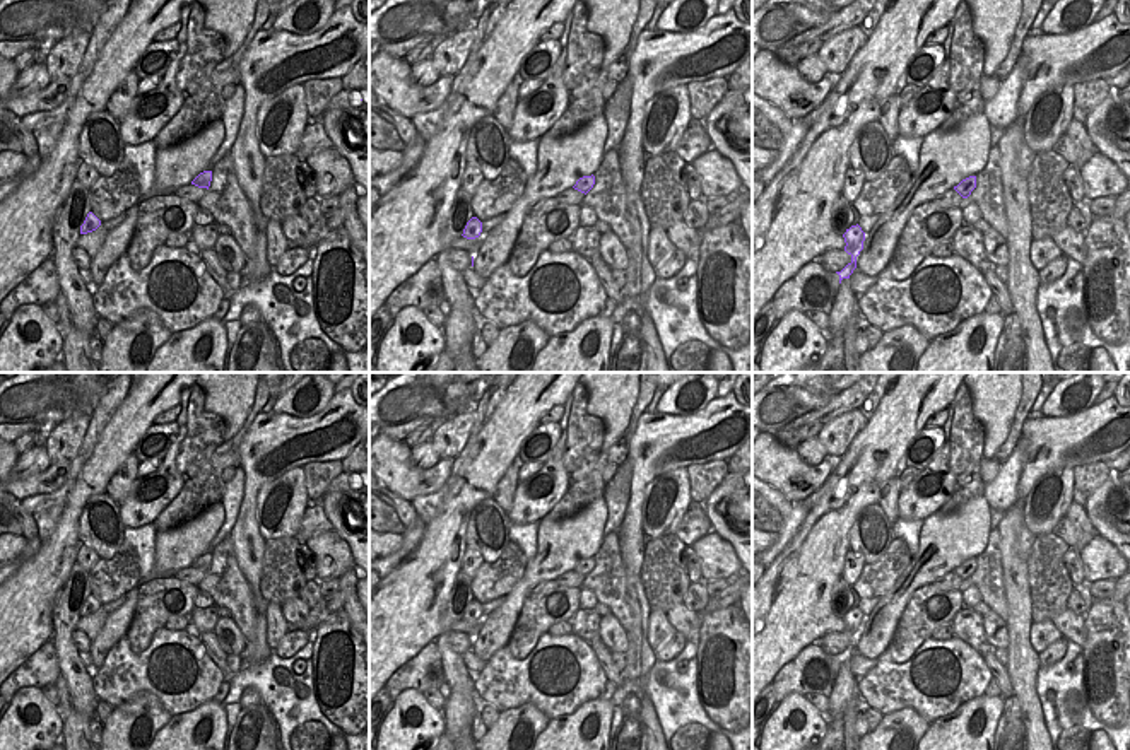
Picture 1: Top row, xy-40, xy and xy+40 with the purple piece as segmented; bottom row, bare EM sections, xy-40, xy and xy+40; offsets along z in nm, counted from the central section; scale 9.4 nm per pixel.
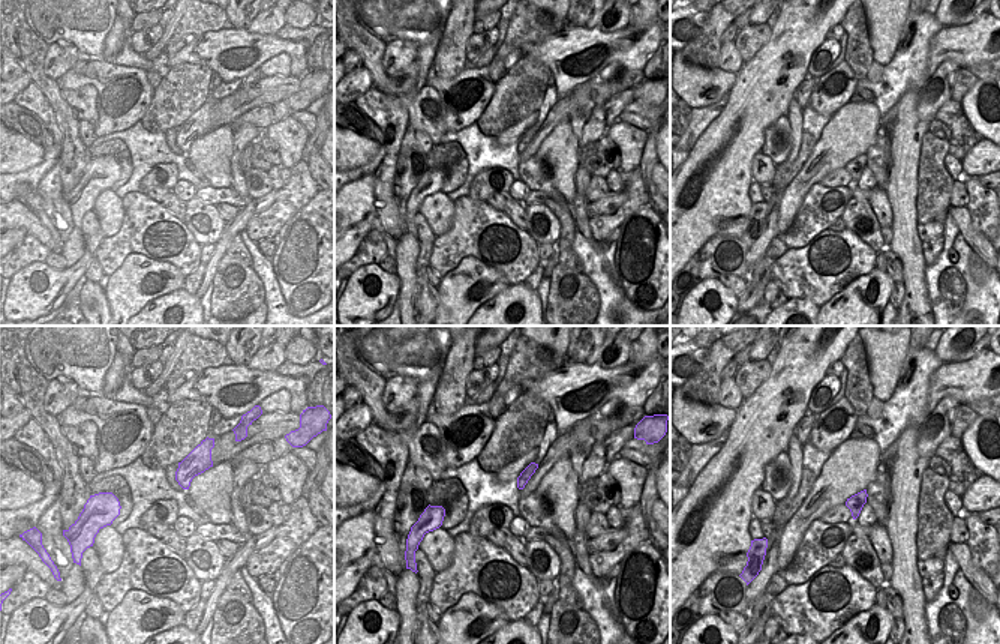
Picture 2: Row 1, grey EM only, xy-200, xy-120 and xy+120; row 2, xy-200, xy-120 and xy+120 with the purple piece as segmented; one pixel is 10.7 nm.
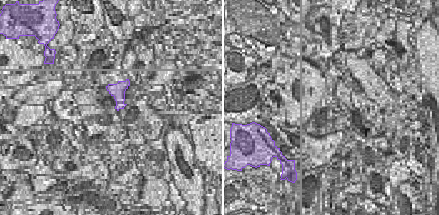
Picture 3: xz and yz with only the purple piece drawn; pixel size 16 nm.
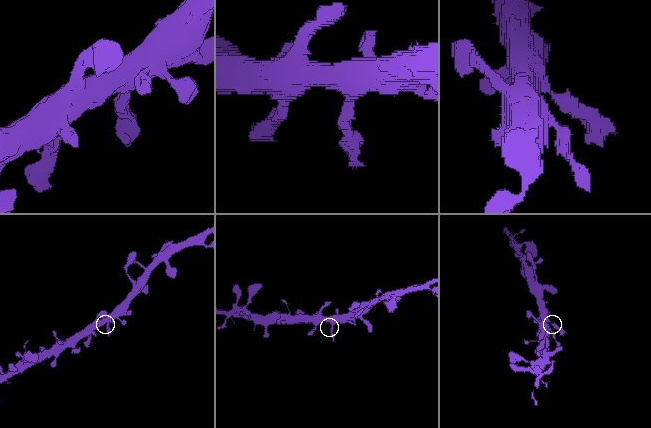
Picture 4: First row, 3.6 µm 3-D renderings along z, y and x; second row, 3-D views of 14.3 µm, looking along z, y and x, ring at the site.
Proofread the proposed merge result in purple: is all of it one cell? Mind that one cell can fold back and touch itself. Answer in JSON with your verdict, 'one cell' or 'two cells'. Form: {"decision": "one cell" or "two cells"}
{"decision": "one cell"}

